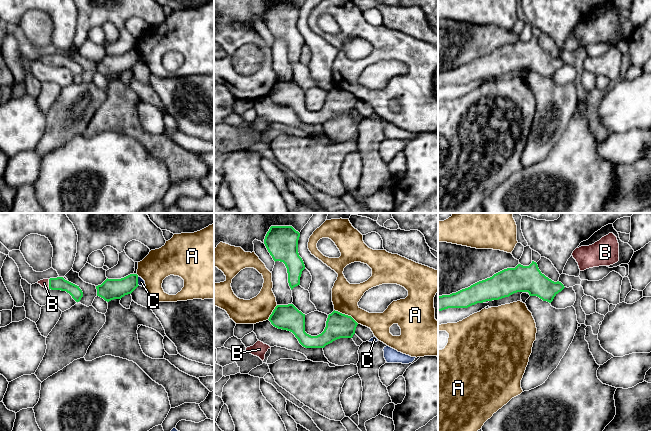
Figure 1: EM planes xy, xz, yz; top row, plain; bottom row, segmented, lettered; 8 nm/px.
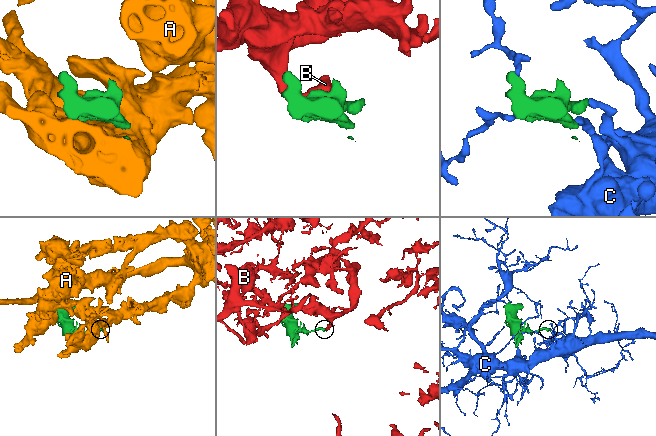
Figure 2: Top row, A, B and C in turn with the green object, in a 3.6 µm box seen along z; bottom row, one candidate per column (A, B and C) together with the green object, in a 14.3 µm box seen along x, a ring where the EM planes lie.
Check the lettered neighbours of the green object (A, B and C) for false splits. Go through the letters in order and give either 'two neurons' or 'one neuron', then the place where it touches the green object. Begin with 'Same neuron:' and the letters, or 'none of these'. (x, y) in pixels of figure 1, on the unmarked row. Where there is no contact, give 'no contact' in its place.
Same neuron: B
A: two neurons; meets green in xz at (346, 91)
B: one neuron; meets green in xy at (49, 60)
C: two neurons; meets green in xy at (137, 57)

